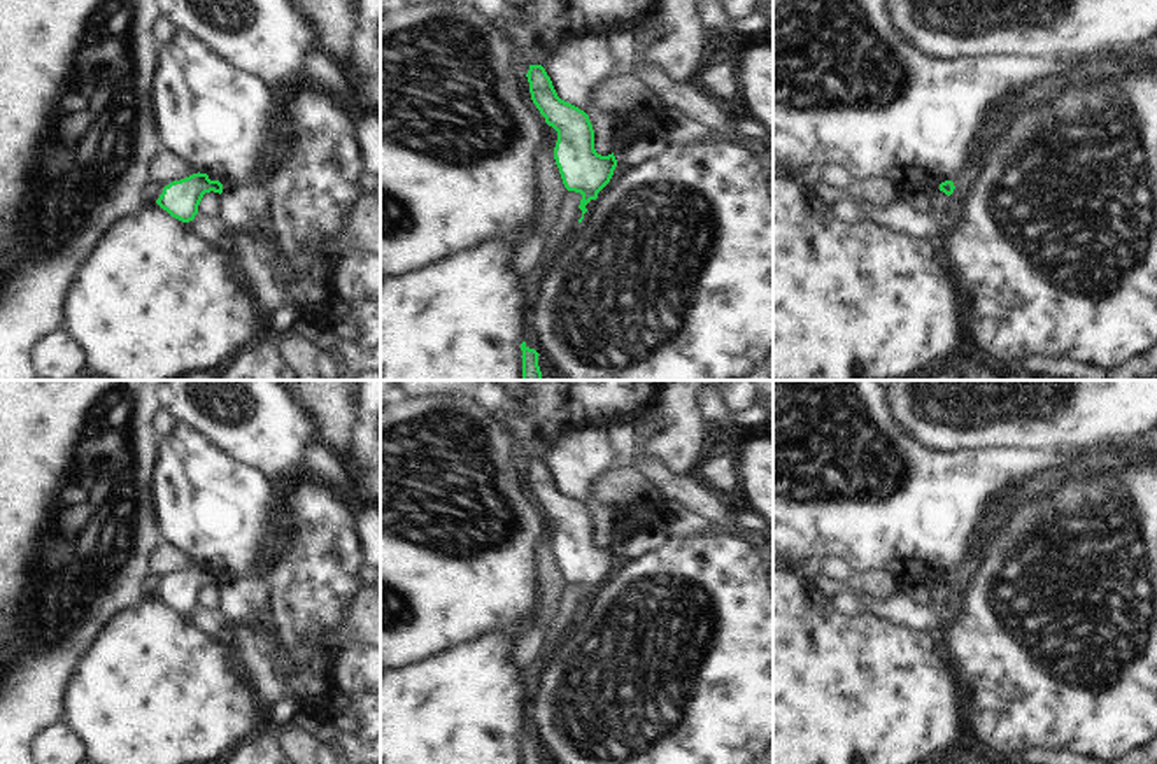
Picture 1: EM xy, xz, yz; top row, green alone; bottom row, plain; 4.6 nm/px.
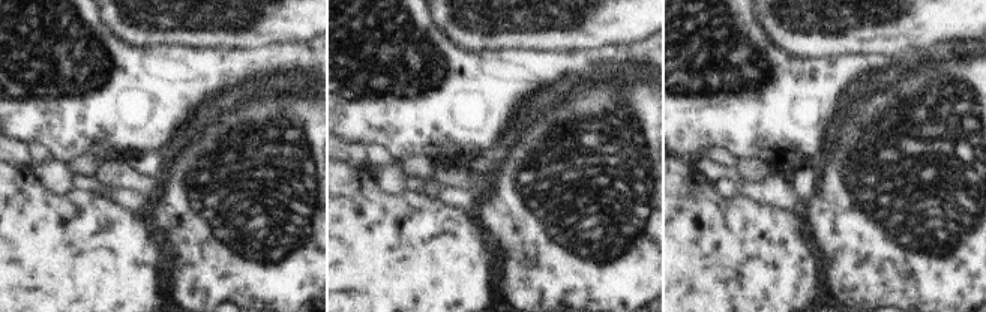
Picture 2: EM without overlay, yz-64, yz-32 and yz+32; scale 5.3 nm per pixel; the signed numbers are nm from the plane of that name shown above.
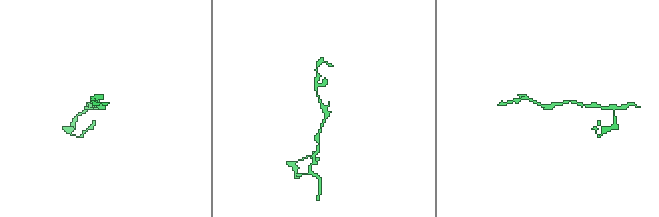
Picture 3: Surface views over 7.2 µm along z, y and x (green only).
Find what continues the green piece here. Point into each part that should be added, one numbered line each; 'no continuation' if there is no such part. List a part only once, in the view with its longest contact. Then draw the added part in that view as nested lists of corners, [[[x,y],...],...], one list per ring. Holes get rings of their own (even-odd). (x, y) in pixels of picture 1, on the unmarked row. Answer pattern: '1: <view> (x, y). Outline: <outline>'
no continuation

